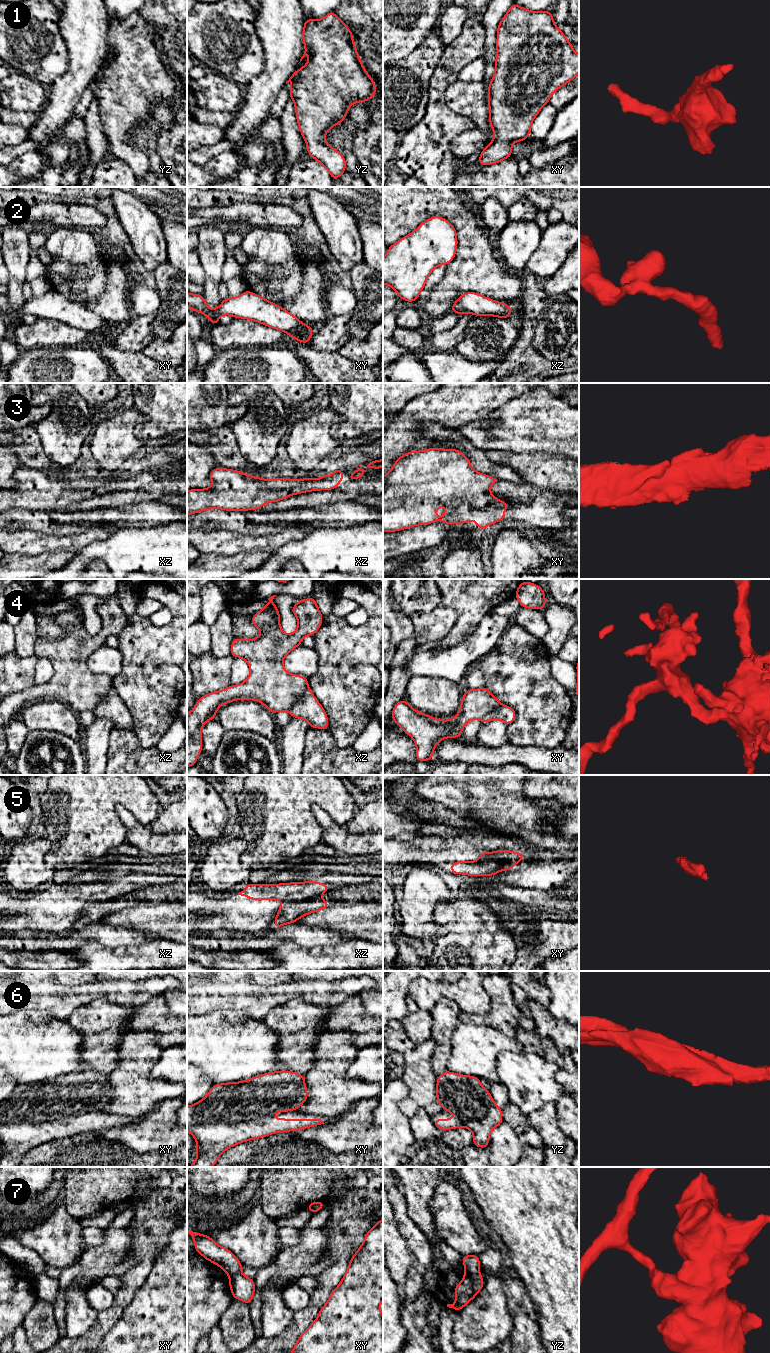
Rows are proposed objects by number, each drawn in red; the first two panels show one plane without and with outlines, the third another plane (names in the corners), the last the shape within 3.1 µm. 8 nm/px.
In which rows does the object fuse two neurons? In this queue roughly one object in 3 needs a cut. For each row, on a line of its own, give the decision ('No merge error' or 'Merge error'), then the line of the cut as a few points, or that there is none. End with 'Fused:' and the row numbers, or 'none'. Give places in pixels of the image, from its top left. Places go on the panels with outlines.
1: No merge error. No split
2: No merge error. No split
3: No merge error. No split
4: Merge error. Split along xz (308, 687), (288, 711)
5: Merge error. Split along xz (319, 896), (303, 900), (285, 901), (283, 903)
6: No merge error. No split
7: Merge error. Split along yz (466, 1271), (472, 1274), (479, 1274)
Fused: 4, 5, 7

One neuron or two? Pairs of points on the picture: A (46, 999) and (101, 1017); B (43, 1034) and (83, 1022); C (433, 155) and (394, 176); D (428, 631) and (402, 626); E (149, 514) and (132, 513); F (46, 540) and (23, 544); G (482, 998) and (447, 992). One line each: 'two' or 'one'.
A: two
B: two
C: two
D: two
E: one
F: one
G: one

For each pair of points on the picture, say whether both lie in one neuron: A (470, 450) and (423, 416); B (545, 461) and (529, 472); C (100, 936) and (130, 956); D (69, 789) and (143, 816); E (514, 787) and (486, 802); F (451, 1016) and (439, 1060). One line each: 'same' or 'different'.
A: different
B: same
C: different
D: same
E: same
F: same

